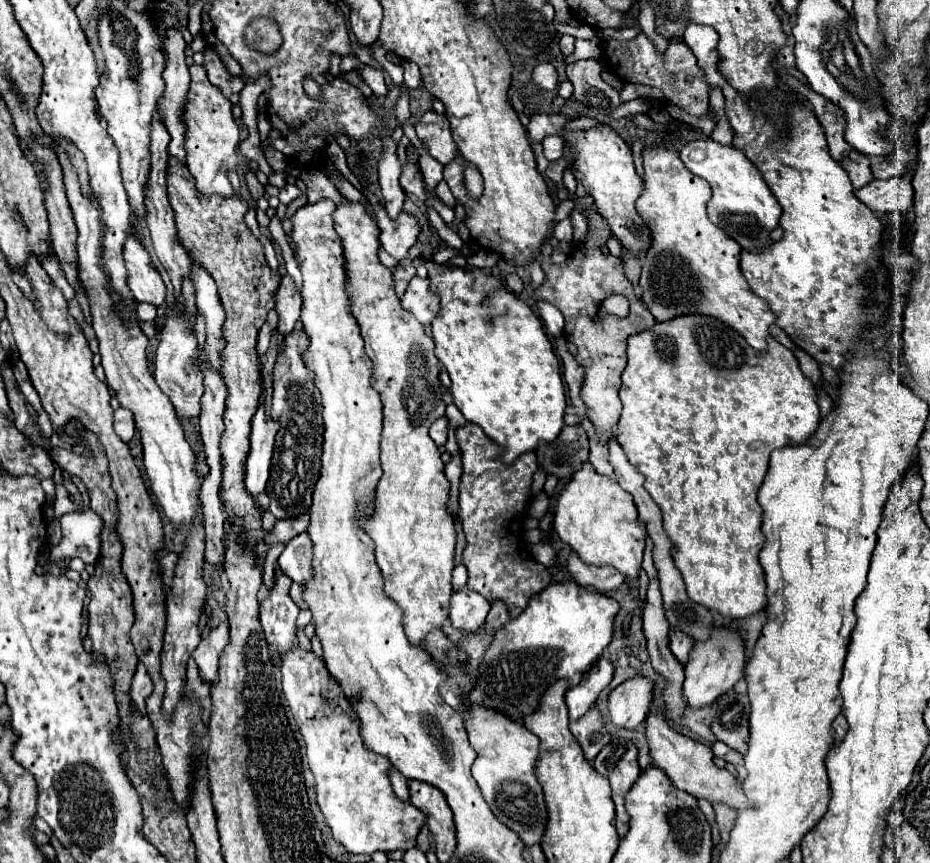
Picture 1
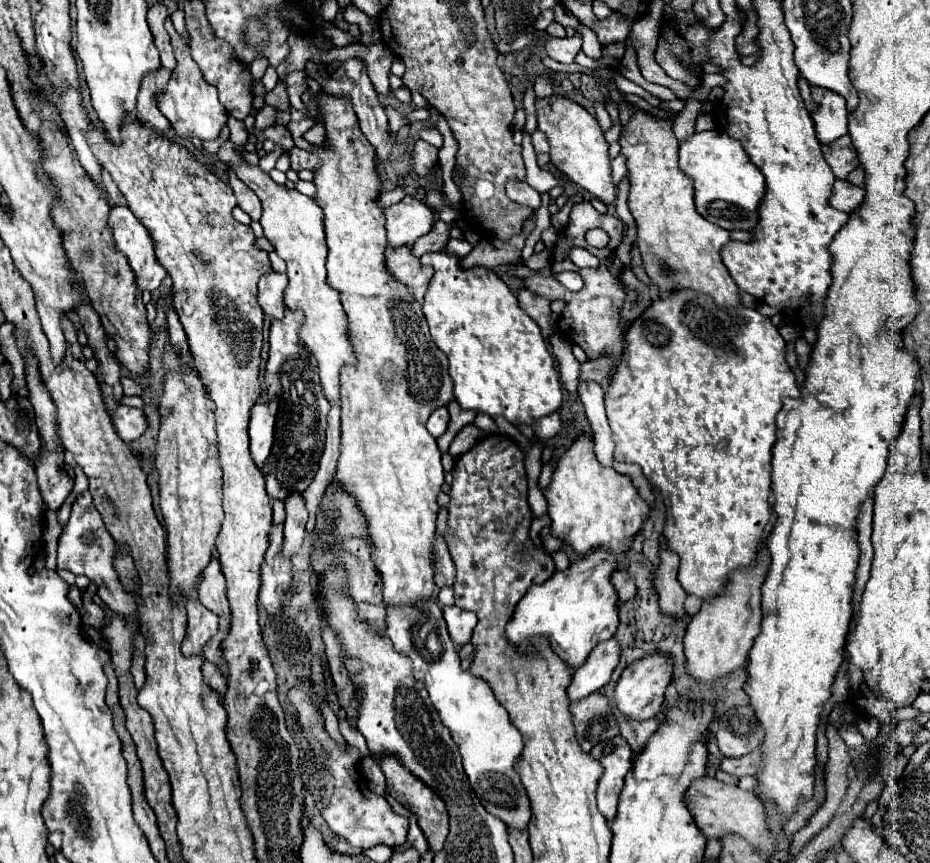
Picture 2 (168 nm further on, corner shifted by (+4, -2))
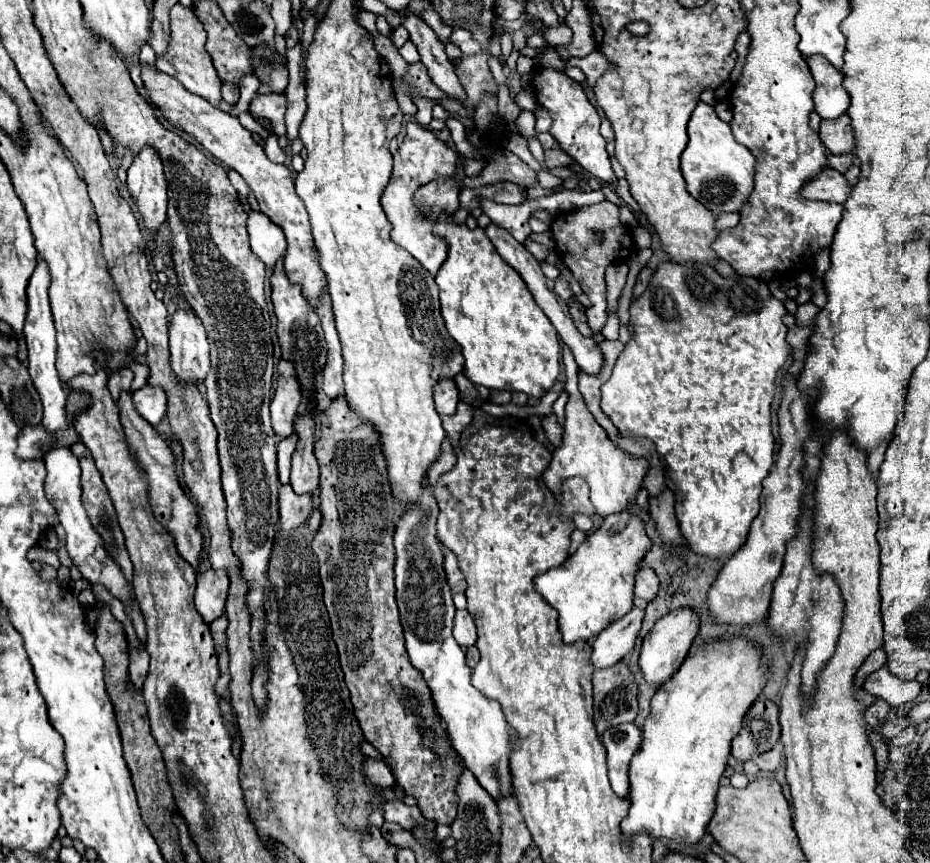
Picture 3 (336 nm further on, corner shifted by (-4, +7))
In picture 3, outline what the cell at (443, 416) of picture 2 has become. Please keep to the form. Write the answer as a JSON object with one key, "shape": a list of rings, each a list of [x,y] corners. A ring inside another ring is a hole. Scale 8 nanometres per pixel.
{"shape":[[[438,379],[434,385],[434,403],[440,415],[452,415],[456,411],[460,397],[454,379]]]}

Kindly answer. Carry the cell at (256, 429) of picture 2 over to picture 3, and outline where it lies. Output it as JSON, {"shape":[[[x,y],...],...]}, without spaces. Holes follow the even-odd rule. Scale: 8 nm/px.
{"shape":[[[290,361],[278,363],[278,383],[274,391],[274,399],[270,403],[272,411],[272,427],[280,437],[288,437],[294,433],[294,419],[300,411],[302,403],[302,387],[296,377],[296,369]]]}

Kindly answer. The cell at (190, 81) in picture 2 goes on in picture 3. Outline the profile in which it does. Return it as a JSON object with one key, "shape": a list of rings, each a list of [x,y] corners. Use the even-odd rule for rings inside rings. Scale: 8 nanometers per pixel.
{"shape":[[[176,3],[174,9],[170,11],[170,43],[168,43],[168,49],[156,57],[156,69],[176,77],[188,91],[204,97],[208,103],[218,107],[222,101],[222,95],[220,95],[222,81],[216,75],[216,69],[212,65],[208,51],[204,49],[204,43],[206,43],[206,31],[200,19],[194,15],[190,7],[182,7],[180,3]]]}

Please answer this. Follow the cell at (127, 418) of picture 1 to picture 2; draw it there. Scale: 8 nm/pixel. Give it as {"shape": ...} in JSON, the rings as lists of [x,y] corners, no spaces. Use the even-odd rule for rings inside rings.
{"shape":[[[118,406],[112,416],[112,424],[116,428],[116,434],[124,442],[136,440],[144,430],[146,430],[146,418],[140,408],[130,408],[130,406]]]}

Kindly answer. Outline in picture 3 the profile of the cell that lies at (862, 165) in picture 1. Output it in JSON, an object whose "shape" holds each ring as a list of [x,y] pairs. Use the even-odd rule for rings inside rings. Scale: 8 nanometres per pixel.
{"shape":[[[840,115],[838,119],[822,119],[820,121],[820,139],[828,147],[830,153],[842,155],[854,151],[854,137],[850,127],[850,117]]]}

